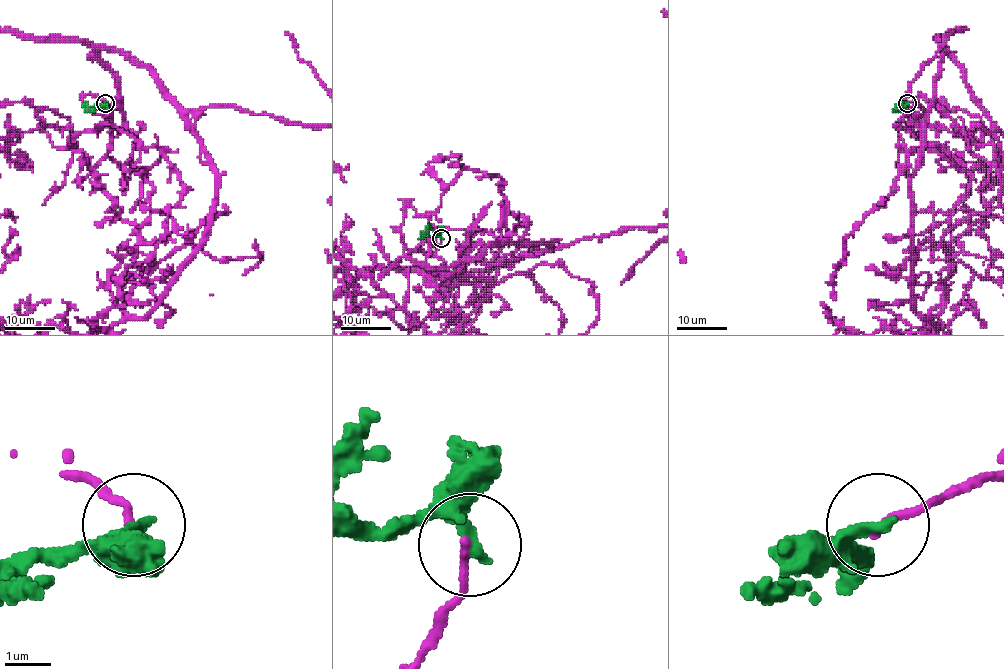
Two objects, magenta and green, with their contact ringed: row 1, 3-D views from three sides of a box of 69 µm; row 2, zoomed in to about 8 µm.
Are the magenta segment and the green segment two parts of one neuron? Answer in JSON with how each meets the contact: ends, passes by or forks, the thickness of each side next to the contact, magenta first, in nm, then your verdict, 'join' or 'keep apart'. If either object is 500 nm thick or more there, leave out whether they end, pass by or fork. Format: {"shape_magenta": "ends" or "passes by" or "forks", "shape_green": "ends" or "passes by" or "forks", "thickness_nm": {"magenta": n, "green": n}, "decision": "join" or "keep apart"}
{"shape_magenta": "ends", "shape_green": "ends", "thickness_nm": {"magenta": 200, "green": 320}, "decision": "keep apart"}

